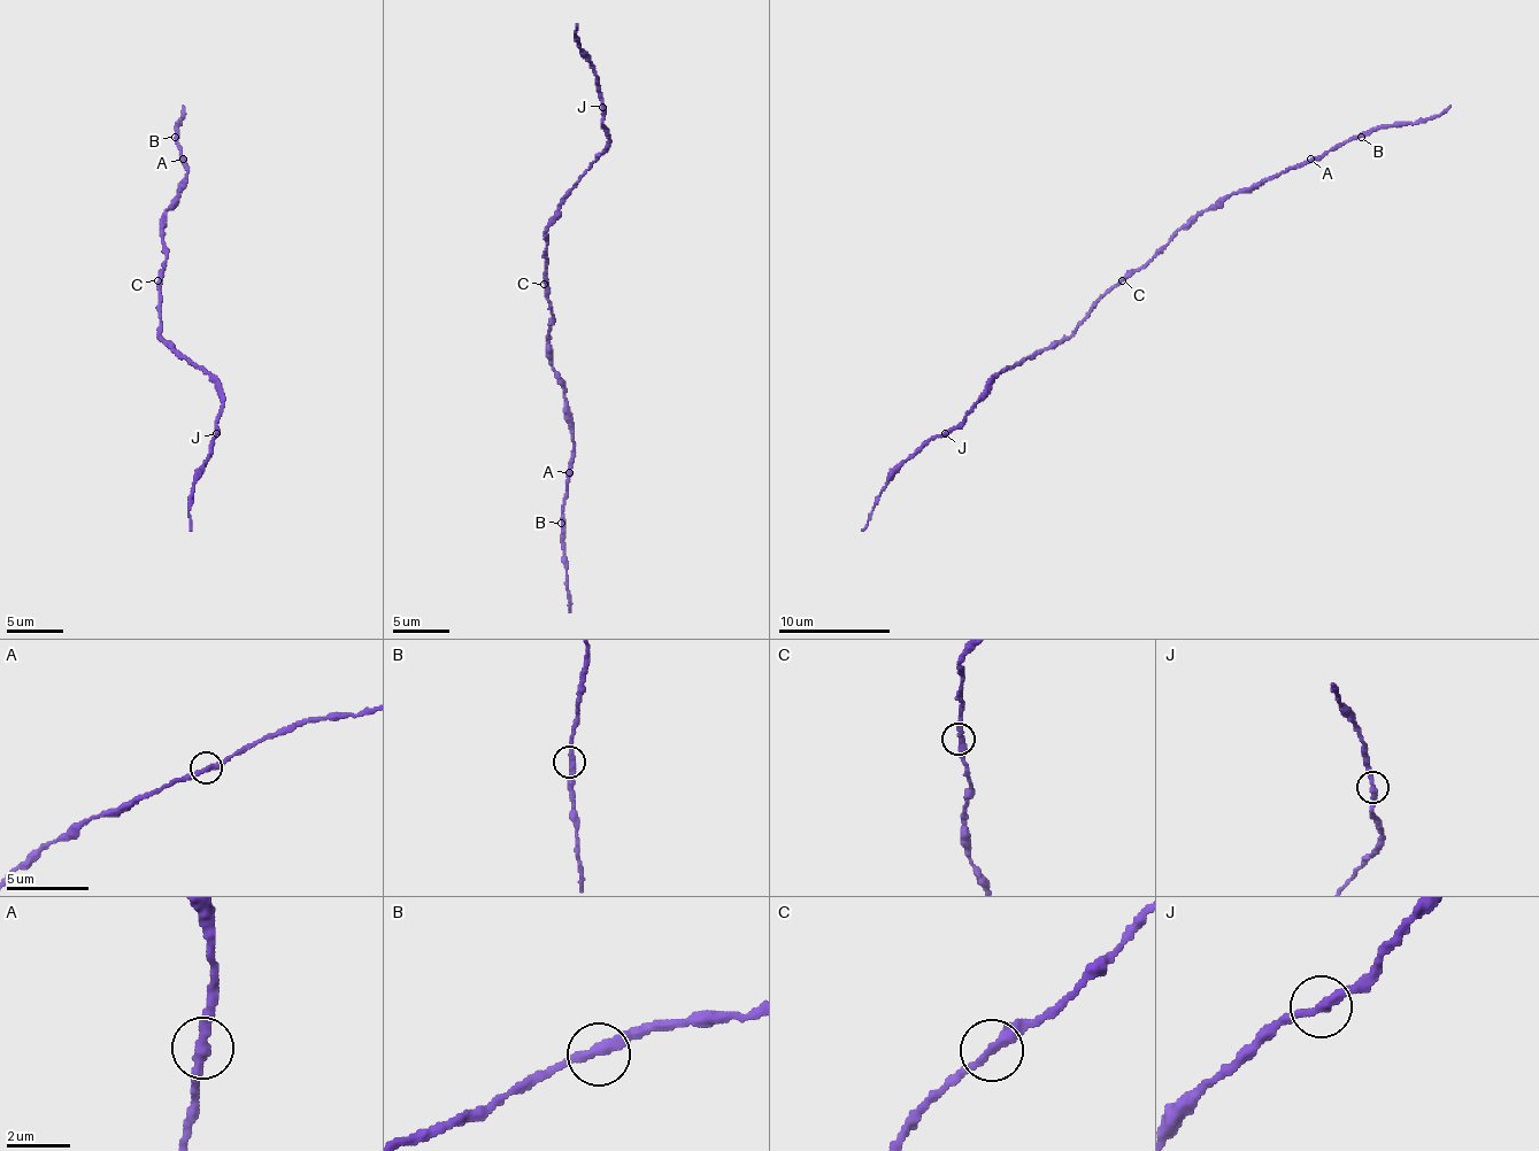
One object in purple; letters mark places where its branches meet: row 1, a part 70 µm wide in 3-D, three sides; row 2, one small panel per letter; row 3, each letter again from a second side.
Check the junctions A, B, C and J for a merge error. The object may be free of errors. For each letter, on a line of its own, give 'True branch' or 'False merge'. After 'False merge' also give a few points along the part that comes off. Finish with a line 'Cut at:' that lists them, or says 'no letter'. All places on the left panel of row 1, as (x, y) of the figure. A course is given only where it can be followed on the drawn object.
A: True branch
B: True branch
C: True branch
J: True branch
Cut at: no letter

